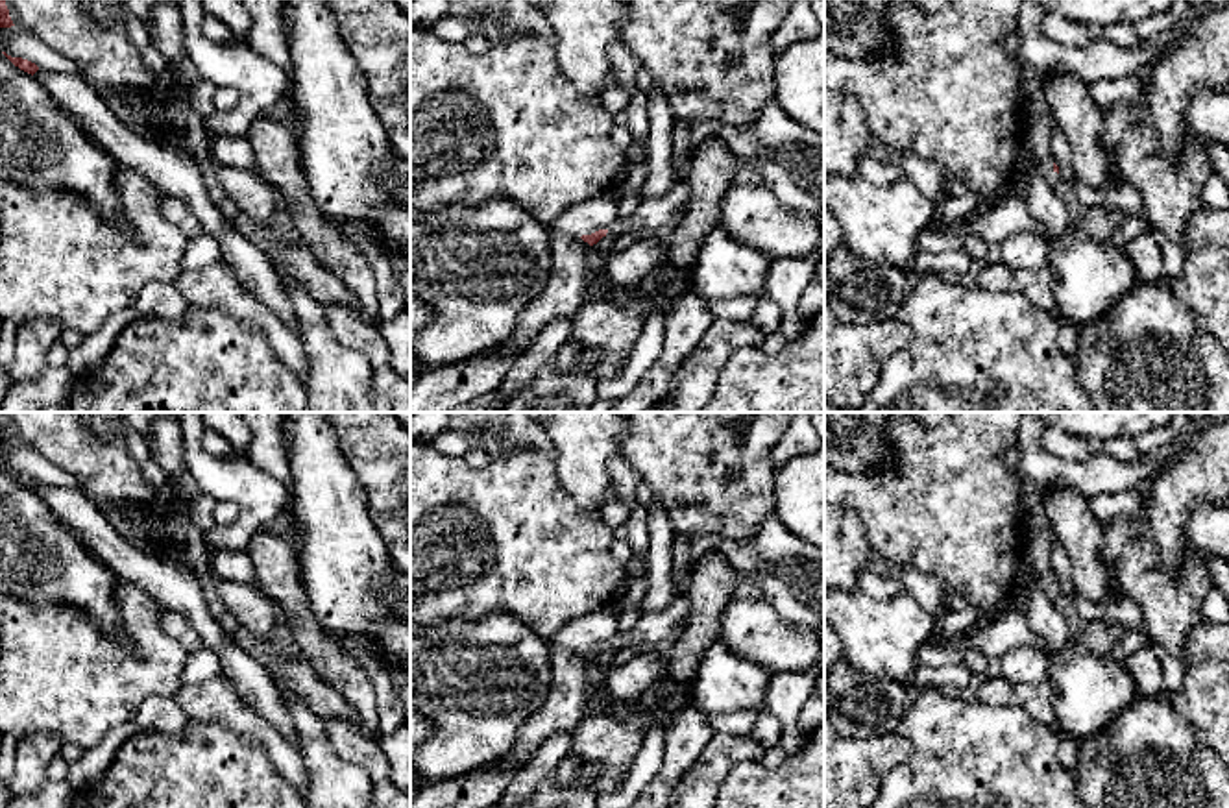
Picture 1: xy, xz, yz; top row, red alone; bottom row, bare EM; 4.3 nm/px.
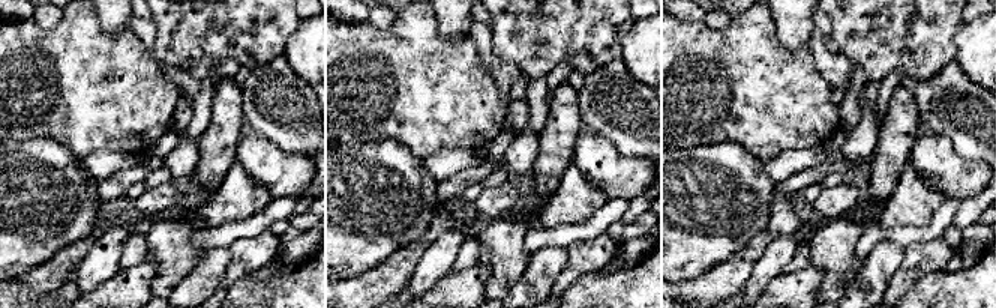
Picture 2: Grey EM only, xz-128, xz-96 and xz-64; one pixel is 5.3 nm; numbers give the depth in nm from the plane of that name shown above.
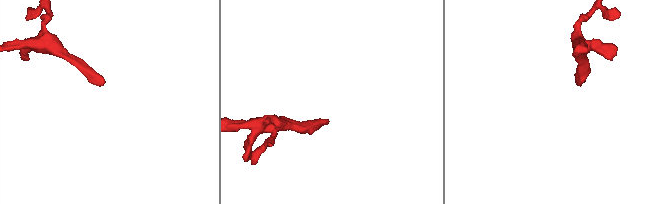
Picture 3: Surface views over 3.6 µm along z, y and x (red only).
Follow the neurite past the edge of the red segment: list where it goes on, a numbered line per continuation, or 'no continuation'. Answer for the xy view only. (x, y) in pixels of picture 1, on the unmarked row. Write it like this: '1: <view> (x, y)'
no continuation

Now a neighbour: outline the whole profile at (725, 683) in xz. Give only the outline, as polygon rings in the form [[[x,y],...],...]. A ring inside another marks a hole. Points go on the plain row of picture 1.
[[[719,640],[704,653],[689,684],[691,706],[704,714],[761,712],[773,675]]]

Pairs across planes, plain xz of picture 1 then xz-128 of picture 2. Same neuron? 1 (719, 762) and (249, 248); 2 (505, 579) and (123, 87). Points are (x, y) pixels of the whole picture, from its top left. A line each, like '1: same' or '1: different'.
1: same
2: same

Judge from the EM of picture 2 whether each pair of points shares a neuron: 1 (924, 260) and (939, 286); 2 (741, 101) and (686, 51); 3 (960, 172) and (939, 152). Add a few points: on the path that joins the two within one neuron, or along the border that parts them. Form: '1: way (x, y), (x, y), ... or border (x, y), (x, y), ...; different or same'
1: border (942, 269), (923, 274), (905, 292); different
2: way (729, 87), (720, 86), (699, 65); same
3: way (956, 169), (944, 157); same

